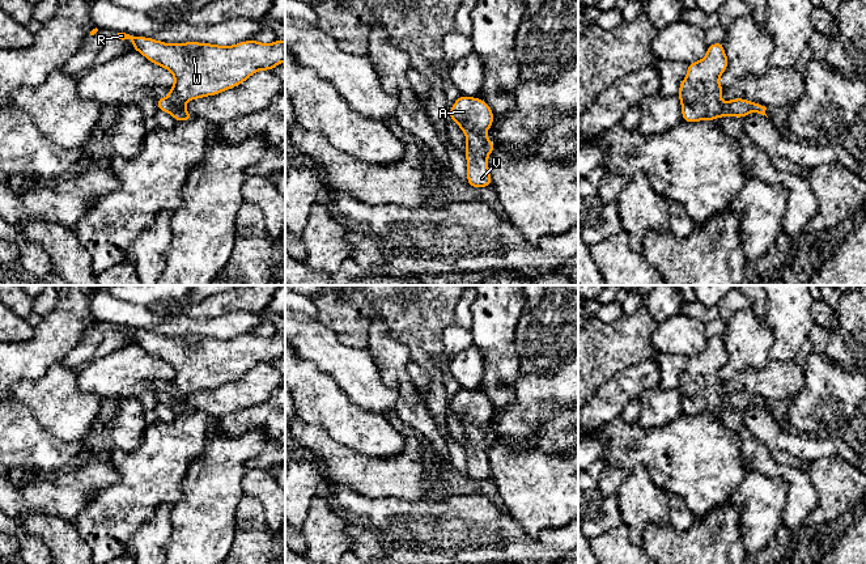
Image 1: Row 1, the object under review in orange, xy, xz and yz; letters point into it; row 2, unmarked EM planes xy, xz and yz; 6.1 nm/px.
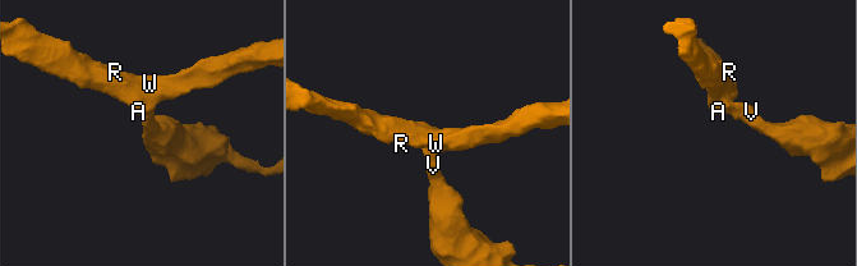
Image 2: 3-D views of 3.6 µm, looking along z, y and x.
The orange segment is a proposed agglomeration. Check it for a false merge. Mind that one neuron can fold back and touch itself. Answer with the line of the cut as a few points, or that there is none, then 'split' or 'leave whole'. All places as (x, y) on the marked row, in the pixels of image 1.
cut none; leave whole

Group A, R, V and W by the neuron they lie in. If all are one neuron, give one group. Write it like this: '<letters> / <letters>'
A R V W

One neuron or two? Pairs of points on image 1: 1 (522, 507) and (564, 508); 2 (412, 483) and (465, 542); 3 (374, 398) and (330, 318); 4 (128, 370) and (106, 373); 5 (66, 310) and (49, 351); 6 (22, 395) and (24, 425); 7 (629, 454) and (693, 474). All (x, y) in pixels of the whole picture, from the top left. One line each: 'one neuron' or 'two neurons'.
1: one neuron
2: two neurons
3: two neurons
4: one neuron
5: one neuron
6: two neurons
7: one neuron

